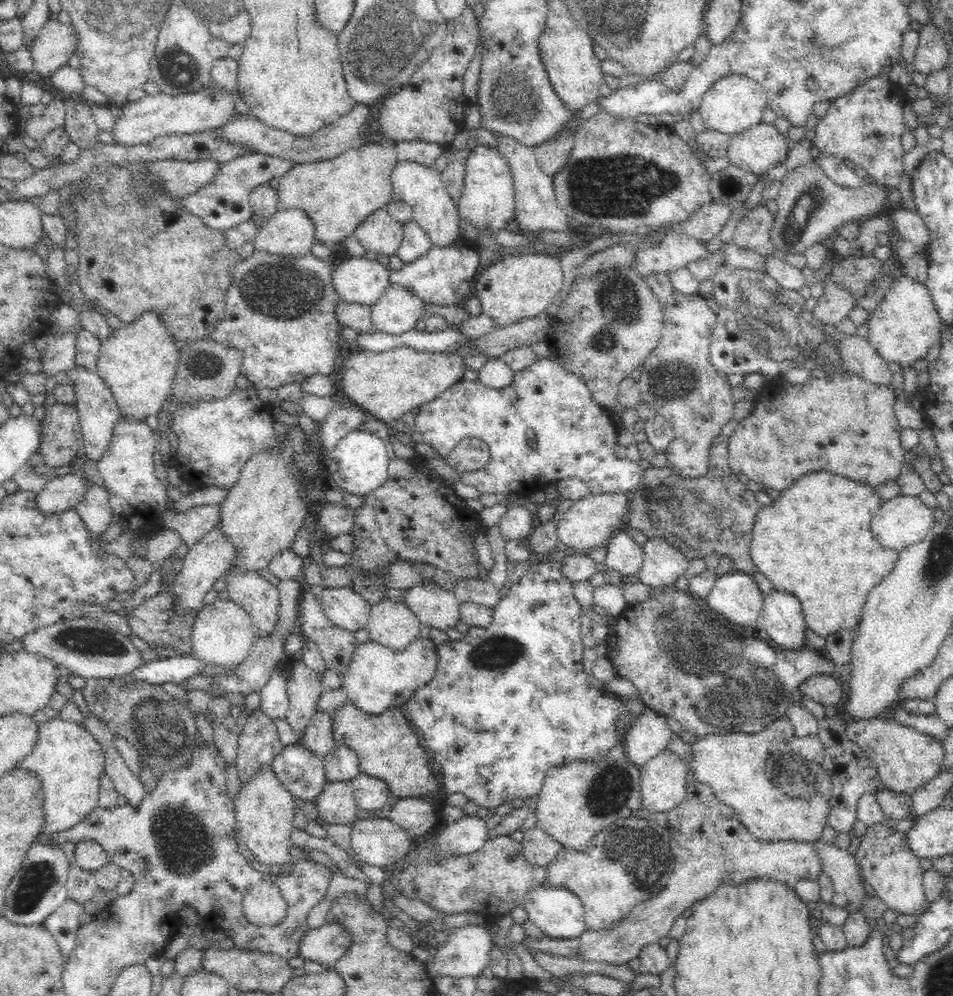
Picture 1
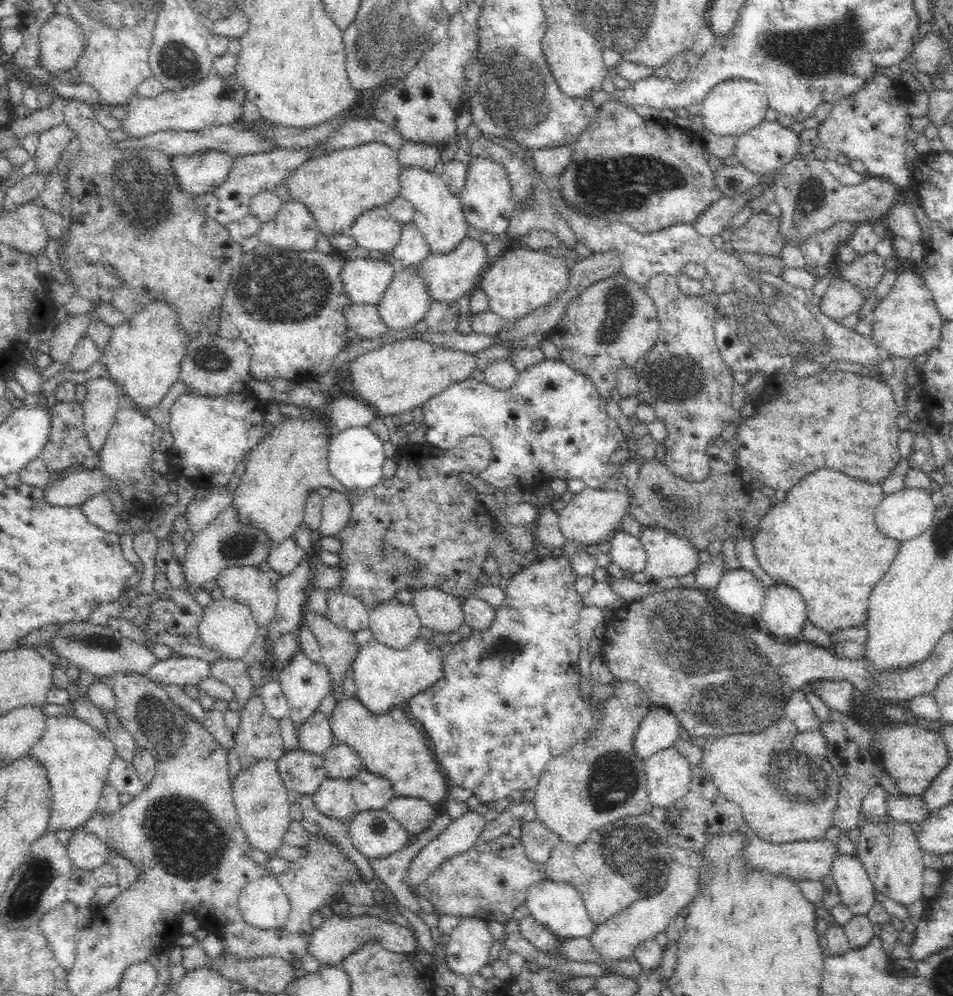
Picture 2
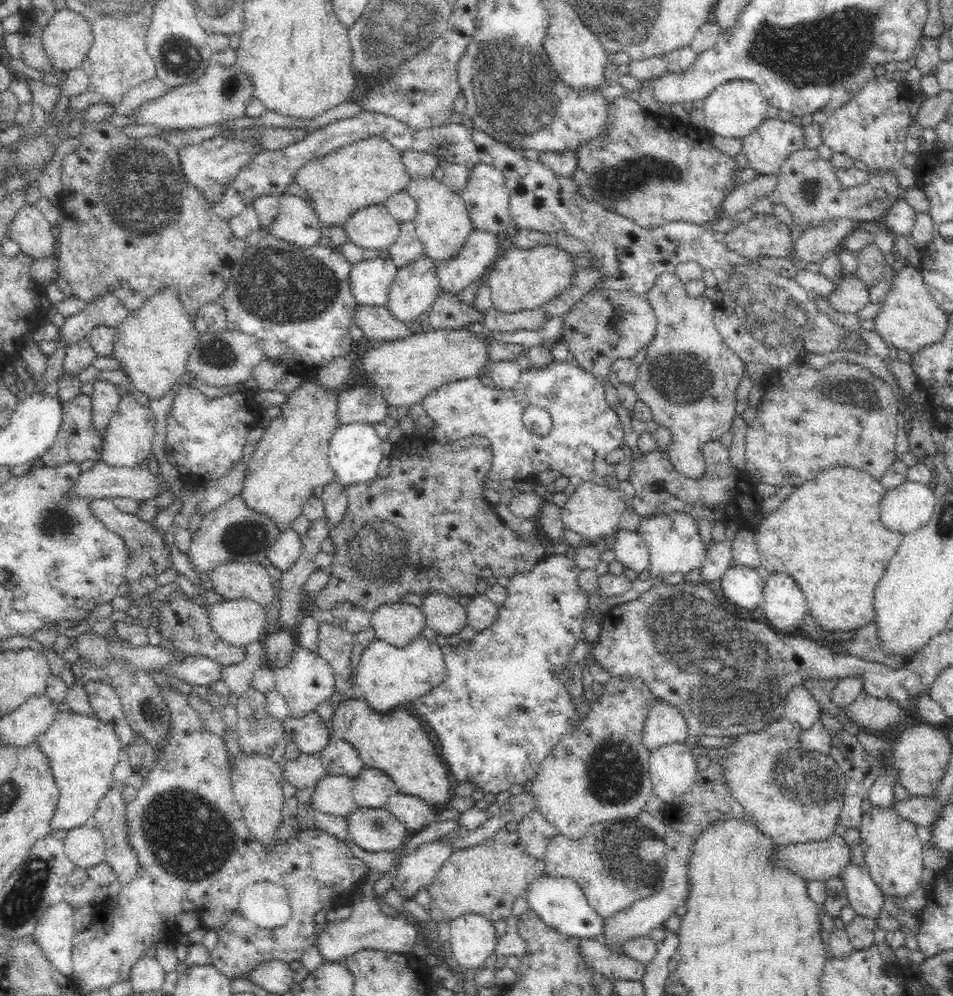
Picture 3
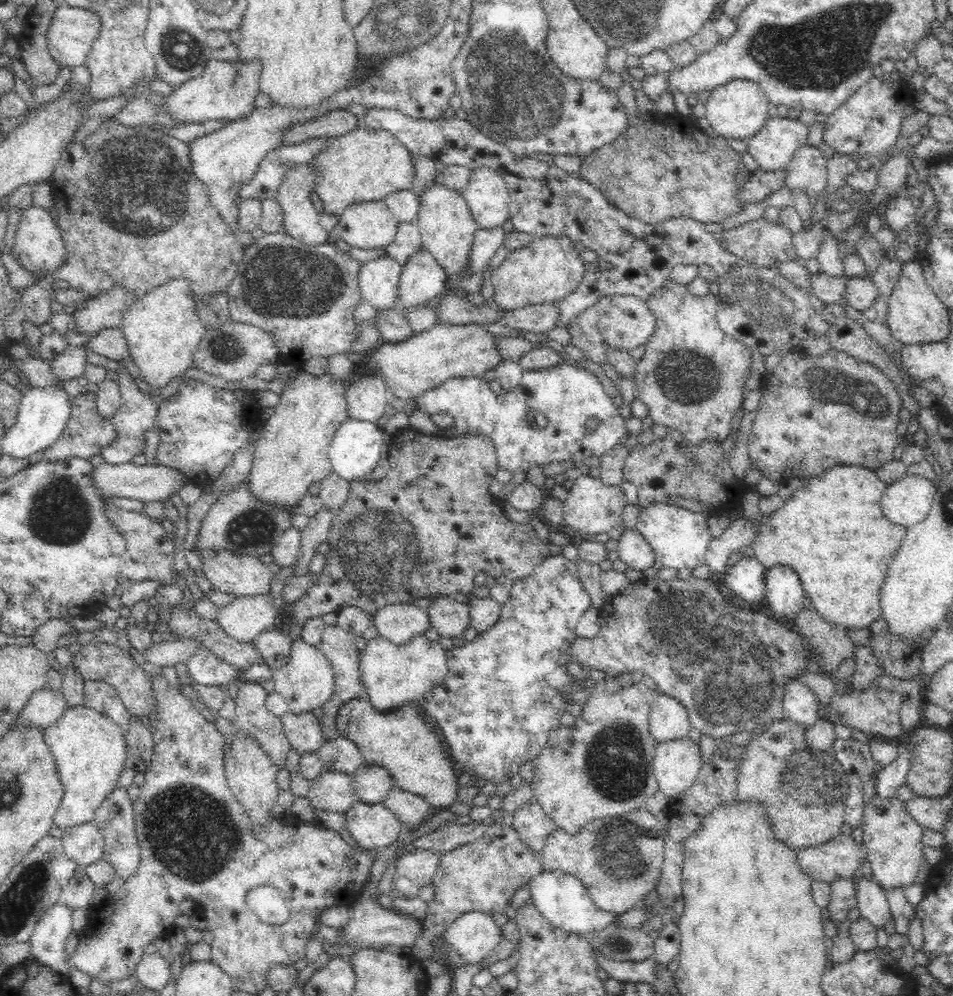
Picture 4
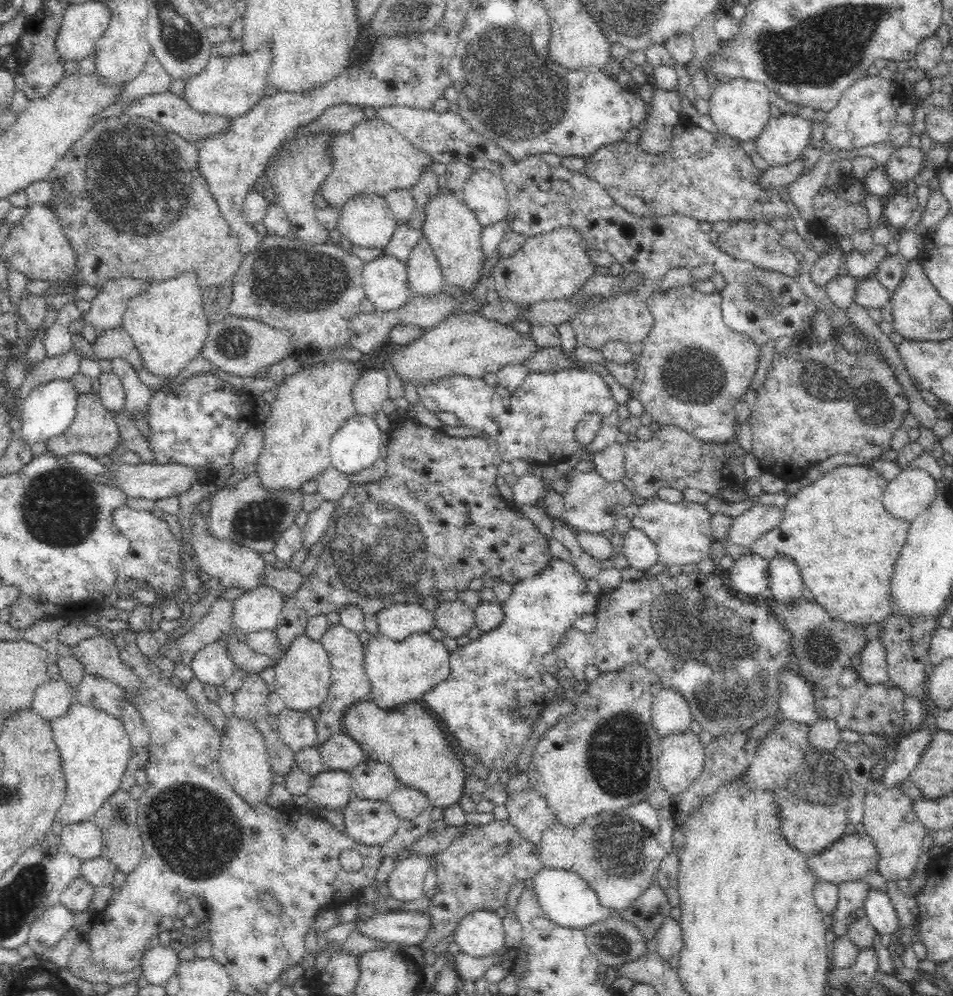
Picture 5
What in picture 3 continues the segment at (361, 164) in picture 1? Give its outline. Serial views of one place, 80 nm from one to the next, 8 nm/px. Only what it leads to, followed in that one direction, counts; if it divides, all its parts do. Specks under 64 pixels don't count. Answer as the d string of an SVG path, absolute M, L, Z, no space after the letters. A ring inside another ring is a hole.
M370 136L310 160L296 171L293 182L308 192L309 204L323 226L341 228L356 210L383 204L390 196L404 190L410 179L401 151L381 136Z

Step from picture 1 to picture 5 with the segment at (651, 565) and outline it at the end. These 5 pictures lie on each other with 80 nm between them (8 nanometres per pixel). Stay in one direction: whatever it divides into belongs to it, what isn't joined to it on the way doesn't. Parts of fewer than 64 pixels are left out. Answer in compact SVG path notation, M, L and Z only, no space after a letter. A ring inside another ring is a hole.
M654 496L645 499L644 504L638 506L630 516L631 526L644 532L656 545L660 564L665 564L666 567L674 564L697 564L707 557L710 546L715 542L710 526L712 514L704 505L686 500L683 503L662 502L658 496Z

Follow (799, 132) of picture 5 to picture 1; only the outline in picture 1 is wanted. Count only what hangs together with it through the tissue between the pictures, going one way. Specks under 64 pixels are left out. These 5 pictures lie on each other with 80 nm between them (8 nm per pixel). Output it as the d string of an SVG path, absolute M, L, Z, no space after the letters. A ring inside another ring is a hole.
M762 122L729 135L726 157L730 165L757 175L779 162L783 165L791 144L774 124Z

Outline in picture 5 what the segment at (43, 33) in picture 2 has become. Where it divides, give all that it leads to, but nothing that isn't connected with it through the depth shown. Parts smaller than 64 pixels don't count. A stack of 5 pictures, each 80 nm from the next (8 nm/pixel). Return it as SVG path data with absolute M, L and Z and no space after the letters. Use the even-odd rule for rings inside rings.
M91 1L87 4L70 4L63 10L62 22L55 36L54 49L64 61L82 61L94 52L95 42L103 35L111 20L111 11L104 5Z

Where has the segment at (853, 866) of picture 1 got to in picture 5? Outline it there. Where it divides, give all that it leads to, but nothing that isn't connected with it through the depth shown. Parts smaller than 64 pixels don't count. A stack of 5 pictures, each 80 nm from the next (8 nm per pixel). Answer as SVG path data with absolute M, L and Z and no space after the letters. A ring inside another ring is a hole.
M870 888L866 894L863 908L866 911L865 916L877 932L887 935L896 934L900 919L898 919L896 909L892 907L892 902L886 893Z

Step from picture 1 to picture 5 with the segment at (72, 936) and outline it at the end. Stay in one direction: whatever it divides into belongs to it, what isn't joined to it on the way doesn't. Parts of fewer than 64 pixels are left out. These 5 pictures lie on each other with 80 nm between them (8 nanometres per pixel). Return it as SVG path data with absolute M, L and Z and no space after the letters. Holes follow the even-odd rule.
M61 903L54 904L40 916L31 927L26 944L41 961L48 961L45 955L54 949L65 934L74 929L73 913Z

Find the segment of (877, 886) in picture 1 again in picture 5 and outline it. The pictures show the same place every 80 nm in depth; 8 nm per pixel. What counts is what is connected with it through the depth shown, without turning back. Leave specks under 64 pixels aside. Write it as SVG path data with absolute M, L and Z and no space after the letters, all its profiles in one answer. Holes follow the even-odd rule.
M883 776L868 784L865 796L865 810L861 822L865 826L865 833L875 844L875 851L880 860L875 870L886 879L886 883L901 880L915 875L916 863L921 854L922 840L926 836L927 828L913 813L913 800L898 789L899 786L885 787Z

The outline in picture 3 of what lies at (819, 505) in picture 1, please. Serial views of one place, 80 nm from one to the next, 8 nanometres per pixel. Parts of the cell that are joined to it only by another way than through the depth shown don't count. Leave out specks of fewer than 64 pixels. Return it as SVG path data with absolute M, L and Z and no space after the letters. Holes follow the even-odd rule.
M840 466L826 468L815 479L796 488L776 510L766 514L753 528L760 569L764 573L790 574L806 596L807 606L810 606L807 610L822 629L832 632L854 630L867 625L874 618L874 588L902 542L902 534L888 532L878 520L878 504L885 494L886 488L879 480L864 471Z

